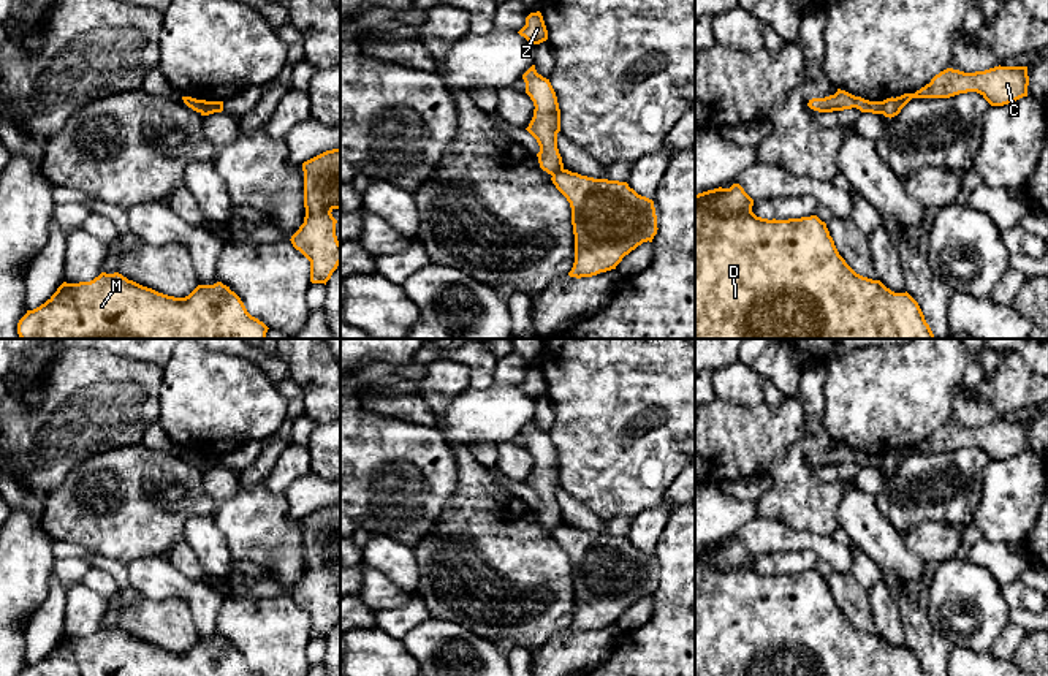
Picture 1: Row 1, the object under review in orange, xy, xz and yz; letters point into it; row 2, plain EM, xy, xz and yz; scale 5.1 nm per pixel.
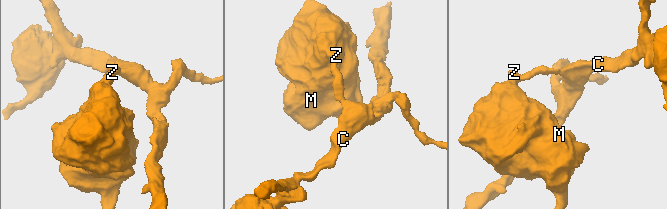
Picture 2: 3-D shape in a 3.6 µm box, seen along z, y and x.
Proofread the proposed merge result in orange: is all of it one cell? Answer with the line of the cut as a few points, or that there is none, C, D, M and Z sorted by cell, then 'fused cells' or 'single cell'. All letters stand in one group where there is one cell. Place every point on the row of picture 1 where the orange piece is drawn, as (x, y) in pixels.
cut xy (200, 100), (201, 111); groups C / D M Z; fused cells

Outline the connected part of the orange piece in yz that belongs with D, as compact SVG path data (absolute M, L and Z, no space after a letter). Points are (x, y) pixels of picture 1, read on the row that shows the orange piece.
M739 184L695 195L695 339L936 339L918 302L906 291L894 293L880 280L856 274L839 255L833 237L817 215L768 220L752 212L754 199Z

